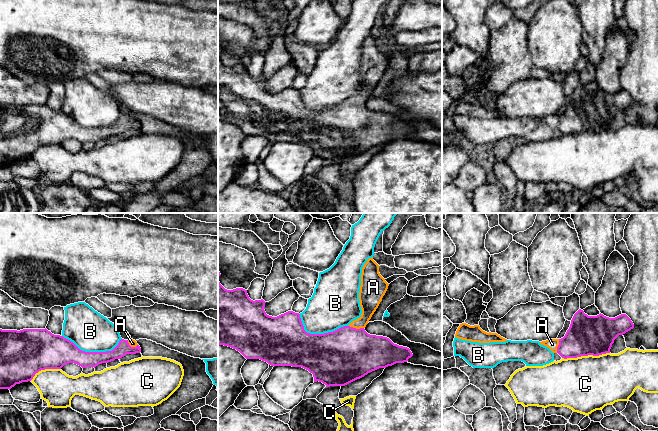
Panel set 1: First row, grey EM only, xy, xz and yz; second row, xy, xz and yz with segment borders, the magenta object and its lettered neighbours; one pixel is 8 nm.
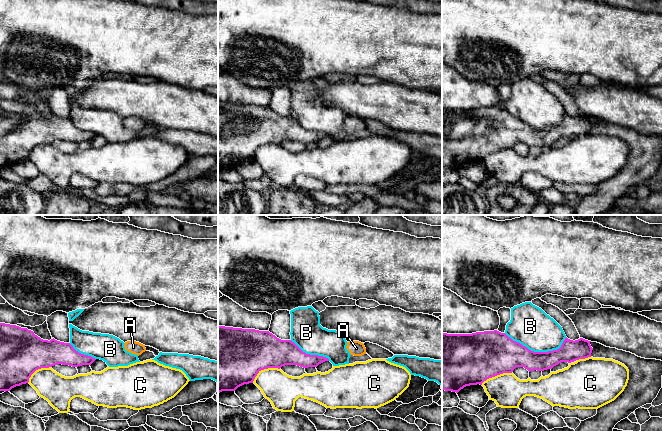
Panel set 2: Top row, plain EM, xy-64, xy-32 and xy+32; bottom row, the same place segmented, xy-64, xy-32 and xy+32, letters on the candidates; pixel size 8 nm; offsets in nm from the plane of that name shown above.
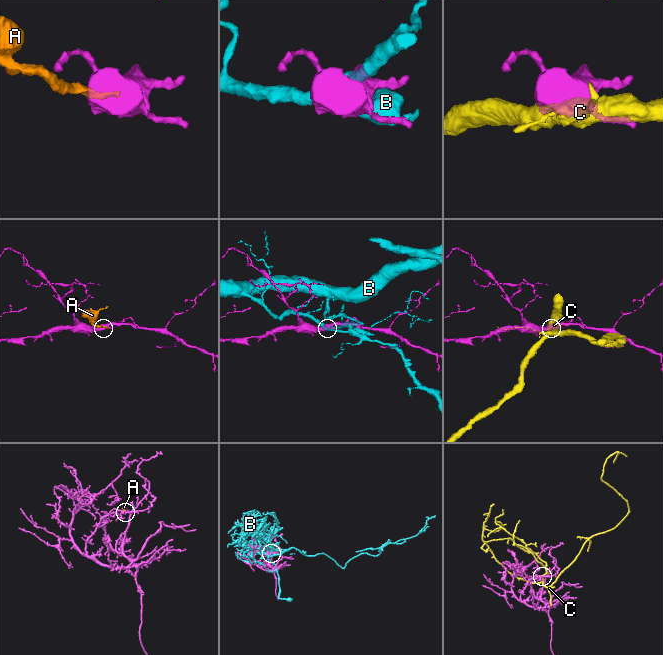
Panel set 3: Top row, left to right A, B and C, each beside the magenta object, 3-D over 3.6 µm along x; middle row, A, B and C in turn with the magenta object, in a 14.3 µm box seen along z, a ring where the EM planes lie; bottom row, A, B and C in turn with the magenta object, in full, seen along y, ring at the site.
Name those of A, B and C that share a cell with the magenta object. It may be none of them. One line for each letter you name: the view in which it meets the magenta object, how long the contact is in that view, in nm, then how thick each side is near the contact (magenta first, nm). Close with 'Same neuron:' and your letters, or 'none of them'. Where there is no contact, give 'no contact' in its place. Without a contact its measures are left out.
A: meets magenta in xz; contact 120 nm long; 440 nm thick on the magenta side, 160 nm on the other
Same neuron: A

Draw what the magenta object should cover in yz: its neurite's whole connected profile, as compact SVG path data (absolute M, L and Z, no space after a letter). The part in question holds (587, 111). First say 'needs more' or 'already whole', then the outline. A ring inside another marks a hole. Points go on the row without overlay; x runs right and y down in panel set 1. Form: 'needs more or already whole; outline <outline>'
needs more; outline M579 85L573 92L569 105L561 115L540 118L562 134L599 132L610 129L614 116L634 104L626 90L609 94L603 90L588 92Z

